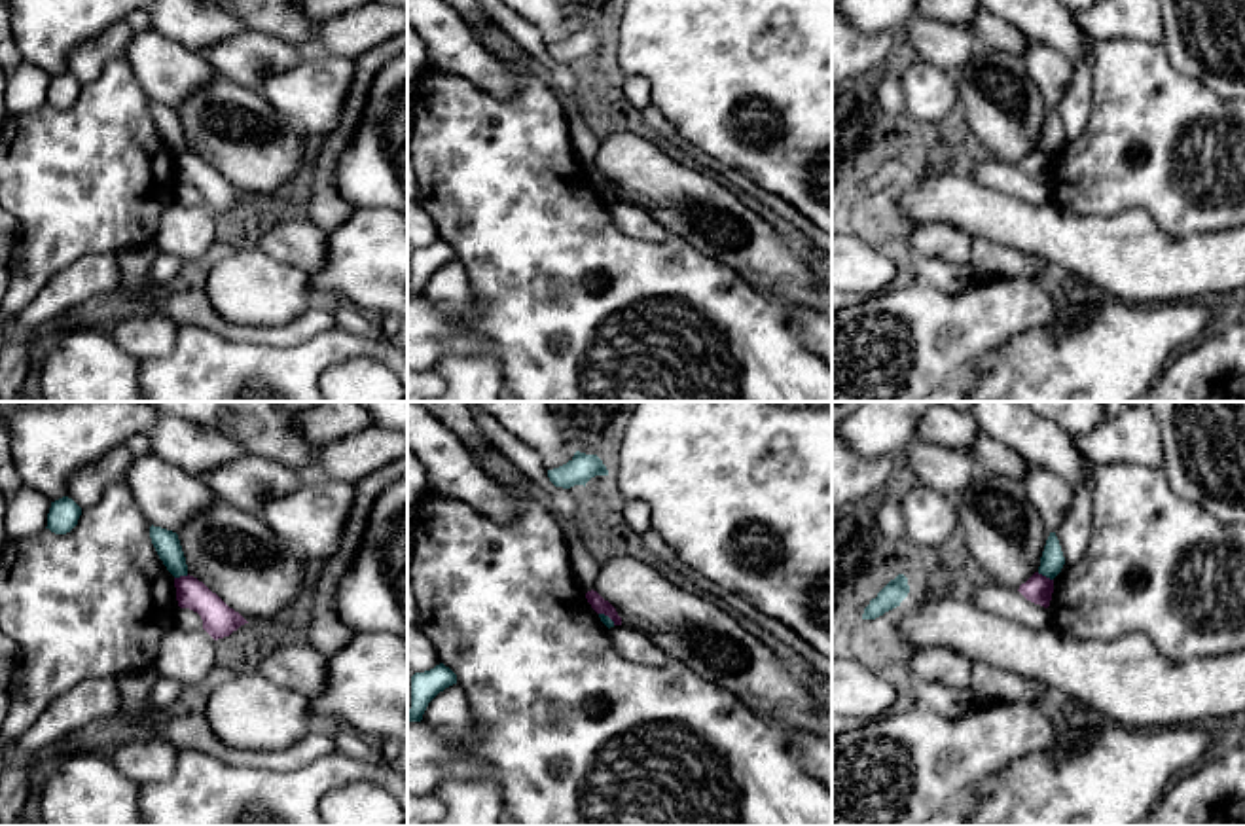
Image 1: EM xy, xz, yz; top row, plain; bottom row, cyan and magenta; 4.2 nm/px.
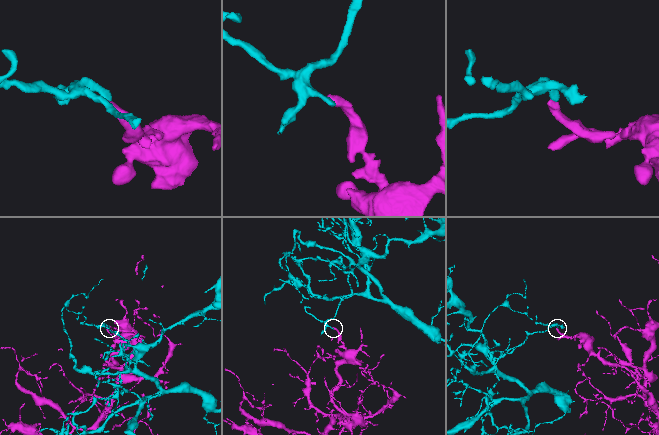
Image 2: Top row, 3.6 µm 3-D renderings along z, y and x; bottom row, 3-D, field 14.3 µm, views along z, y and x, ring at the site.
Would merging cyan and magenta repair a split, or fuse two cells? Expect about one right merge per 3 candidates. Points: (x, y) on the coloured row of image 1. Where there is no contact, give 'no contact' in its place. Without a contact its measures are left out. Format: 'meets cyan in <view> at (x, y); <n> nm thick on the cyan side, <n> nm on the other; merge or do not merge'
meets cyan in yz at (1045, 574); 100 nm thick on the cyan side, 120 nm on the other; do not merge

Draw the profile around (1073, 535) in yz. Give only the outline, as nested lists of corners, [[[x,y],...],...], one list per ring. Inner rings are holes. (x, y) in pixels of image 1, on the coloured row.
[[[1088,458],[1088,474],[1080,483],[1073,485],[1073,504],[1067,510],[1063,523],[1057,527],[1056,536],[1059,540],[1065,566],[1076,565],[1088,549],[1092,534],[1092,502],[1095,493],[1095,472]]]

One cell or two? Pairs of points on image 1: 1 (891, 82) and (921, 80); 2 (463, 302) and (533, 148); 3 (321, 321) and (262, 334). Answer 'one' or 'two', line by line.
1: two
2: two
3: one

